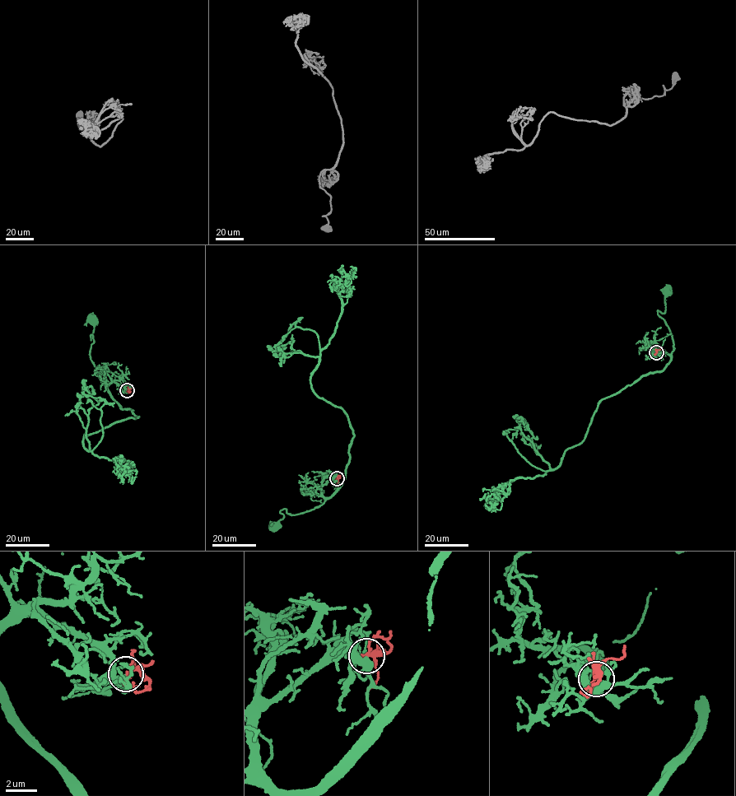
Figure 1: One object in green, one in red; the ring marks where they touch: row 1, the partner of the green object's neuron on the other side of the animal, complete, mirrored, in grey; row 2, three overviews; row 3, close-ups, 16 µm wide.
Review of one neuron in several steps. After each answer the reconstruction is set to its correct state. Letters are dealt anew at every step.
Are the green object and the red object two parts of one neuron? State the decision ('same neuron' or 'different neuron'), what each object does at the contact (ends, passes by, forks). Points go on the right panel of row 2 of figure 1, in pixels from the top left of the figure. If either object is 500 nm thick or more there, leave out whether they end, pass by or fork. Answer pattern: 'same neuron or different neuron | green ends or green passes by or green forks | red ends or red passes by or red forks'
same neuron | green forks | red forks

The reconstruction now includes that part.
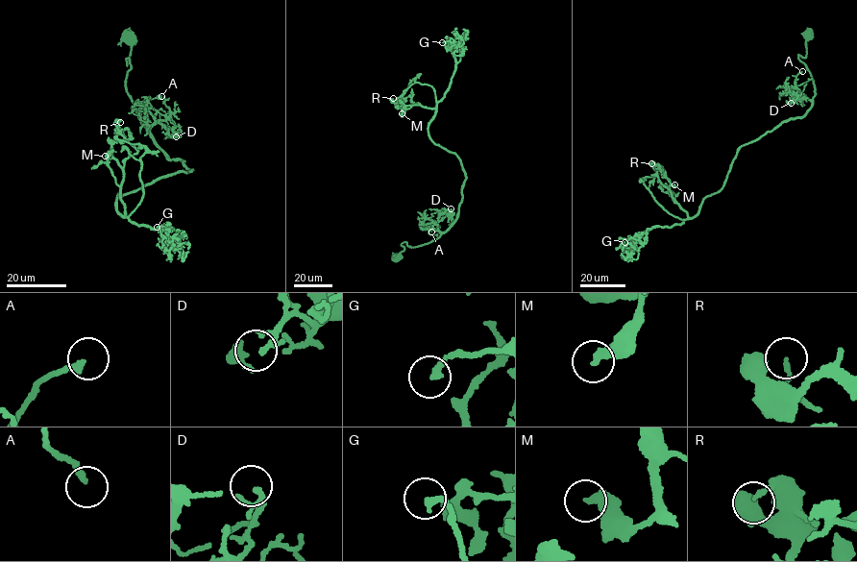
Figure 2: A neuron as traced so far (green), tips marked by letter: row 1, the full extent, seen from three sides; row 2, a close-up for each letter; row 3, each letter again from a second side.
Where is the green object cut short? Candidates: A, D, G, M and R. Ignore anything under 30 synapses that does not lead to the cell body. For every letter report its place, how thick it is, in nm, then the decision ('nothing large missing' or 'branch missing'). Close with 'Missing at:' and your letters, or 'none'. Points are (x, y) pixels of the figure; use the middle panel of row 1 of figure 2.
A: place (431, 232); calibre 190 nm; nothing large missing
D: place (451, 208); calibre 140 nm; nothing large missing
G: place (442, 42); calibre 240 nm; nothing large missing
M: place (402, 113); calibre 360 nm; nothing large missing
R: place (393, 98); calibre 140 nm; nothing large missing
Missing at: none

